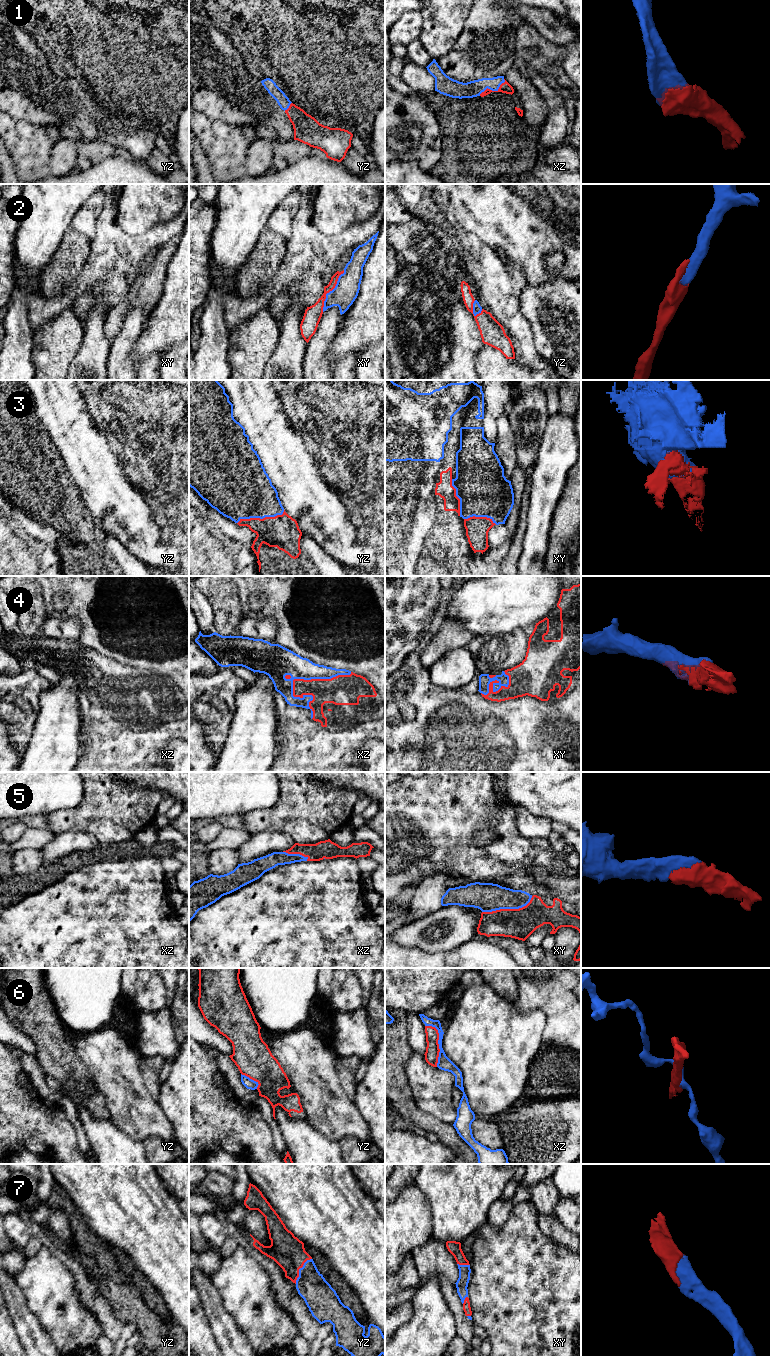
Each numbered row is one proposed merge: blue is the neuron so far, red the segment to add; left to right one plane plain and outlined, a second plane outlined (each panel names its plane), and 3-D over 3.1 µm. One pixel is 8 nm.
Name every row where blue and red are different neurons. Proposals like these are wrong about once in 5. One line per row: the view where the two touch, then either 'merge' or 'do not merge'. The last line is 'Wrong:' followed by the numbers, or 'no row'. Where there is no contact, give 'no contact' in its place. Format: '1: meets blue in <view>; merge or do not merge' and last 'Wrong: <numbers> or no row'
1: meets blue in xz; merge
2: meets blue in xy; merge
3: meets blue in yz; merge
4: meets blue in xz; merge
5: meets blue in xy; merge
6: meets blue in xz; do not merge
7: meets blue in yz; merge
Wrong: 6

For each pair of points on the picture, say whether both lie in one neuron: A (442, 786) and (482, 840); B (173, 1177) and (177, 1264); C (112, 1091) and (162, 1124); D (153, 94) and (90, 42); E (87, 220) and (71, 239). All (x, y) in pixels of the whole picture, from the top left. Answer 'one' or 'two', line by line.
A: two
B: two
C: one
D: one
E: two

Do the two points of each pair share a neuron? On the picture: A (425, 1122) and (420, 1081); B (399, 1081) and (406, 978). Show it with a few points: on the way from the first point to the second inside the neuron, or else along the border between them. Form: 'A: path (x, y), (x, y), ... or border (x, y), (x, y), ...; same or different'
A: border (411, 1092), (415, 1104), (420, 1109), (445, 1123); different
B: border (395, 1008), (402, 1009), (407, 1013); different

